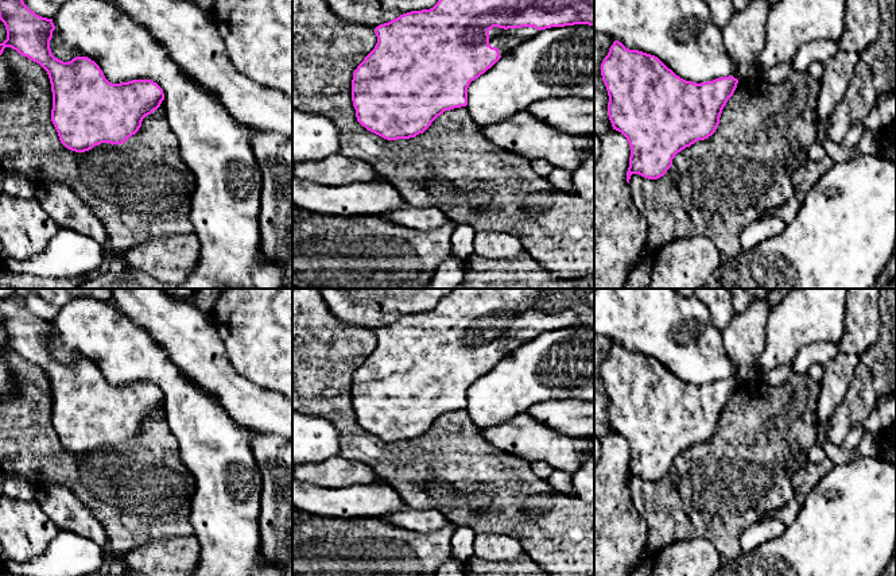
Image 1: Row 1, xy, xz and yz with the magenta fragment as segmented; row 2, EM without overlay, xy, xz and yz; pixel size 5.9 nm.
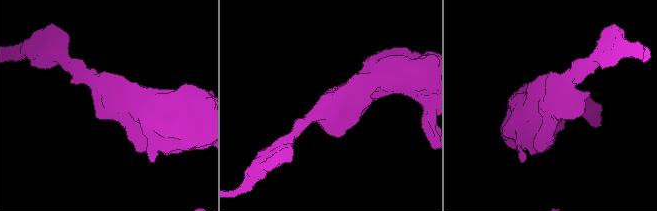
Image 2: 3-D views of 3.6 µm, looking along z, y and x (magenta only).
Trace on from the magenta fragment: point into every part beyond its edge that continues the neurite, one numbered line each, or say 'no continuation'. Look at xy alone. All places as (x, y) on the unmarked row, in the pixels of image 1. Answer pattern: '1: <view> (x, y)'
no continuation

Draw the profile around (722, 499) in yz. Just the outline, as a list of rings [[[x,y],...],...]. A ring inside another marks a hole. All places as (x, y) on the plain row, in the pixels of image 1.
[[[792,372],[780,387],[772,387],[761,378],[740,383],[724,409],[719,426],[711,438],[678,455],[672,461],[672,468],[658,482],[632,476],[631,496],[647,525],[649,554],[658,554],[679,540],[703,537],[714,545],[724,561],[740,558],[741,536],[745,529],[764,519],[767,514],[780,509],[790,499],[794,473],[808,461],[808,451],[818,442],[819,394],[819,382],[796,372]]]

